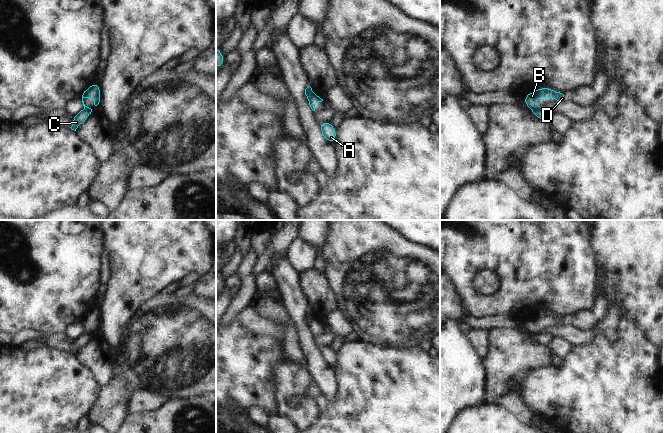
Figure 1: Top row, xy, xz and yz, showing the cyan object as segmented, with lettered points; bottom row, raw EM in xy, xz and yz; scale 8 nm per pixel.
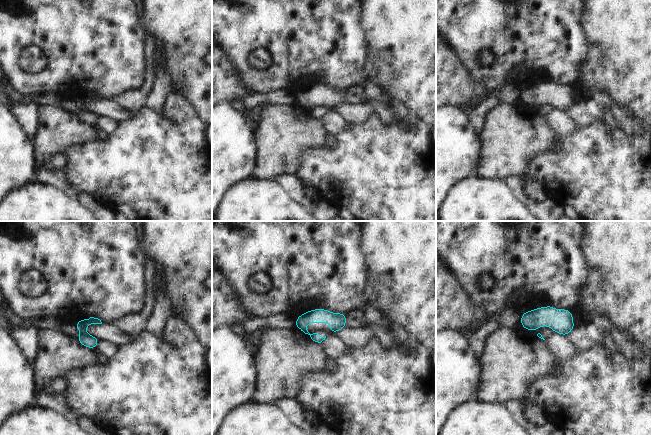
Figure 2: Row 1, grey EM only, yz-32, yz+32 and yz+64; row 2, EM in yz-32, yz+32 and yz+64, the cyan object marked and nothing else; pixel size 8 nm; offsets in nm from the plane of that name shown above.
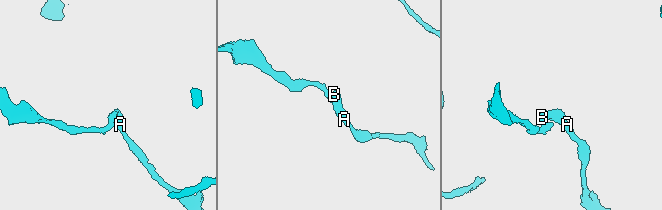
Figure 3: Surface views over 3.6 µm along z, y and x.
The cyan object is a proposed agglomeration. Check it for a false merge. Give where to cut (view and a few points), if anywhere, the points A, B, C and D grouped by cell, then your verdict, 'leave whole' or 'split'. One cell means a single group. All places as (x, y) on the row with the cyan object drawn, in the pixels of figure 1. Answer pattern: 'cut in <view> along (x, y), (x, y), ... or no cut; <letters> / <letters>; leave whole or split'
cut in yz along (541, 108), (532, 110); A B D / C; split

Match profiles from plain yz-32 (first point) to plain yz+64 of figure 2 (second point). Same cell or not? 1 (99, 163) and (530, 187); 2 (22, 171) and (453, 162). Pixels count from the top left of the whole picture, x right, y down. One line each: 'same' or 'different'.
1: different
2: same

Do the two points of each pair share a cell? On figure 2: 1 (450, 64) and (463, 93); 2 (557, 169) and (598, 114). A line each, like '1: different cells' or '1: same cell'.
1: same cell
2: different cells

